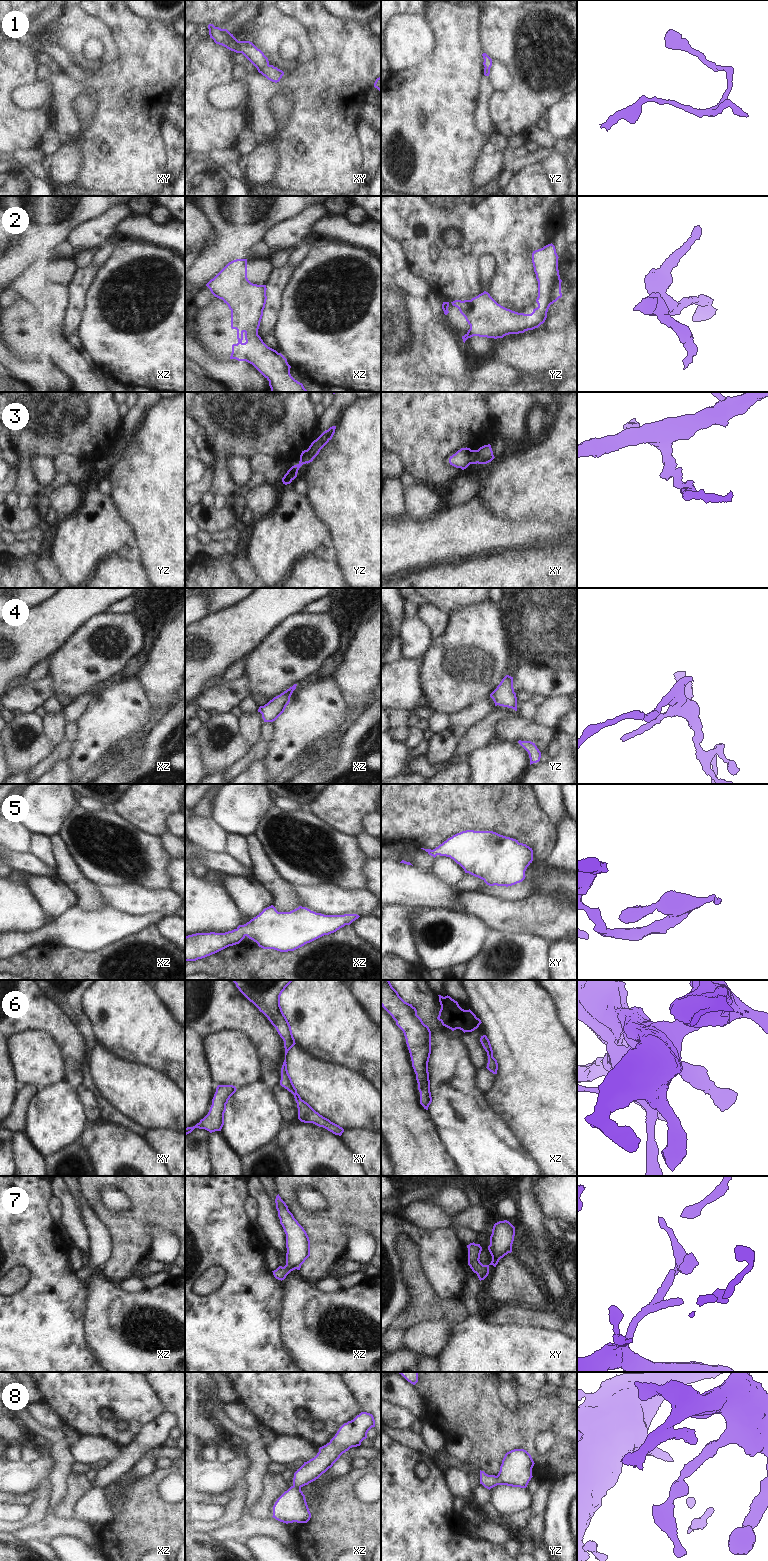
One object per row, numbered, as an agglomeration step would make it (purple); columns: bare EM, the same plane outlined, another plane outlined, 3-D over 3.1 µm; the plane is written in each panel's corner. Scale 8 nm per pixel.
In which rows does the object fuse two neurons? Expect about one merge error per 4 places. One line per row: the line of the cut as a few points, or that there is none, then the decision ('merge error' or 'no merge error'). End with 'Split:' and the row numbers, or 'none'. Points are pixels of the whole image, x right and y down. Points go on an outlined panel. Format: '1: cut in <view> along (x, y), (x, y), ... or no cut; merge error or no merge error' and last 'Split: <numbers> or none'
1: no cut; no merge error
2: no cut; no merge error
3: cut in yz along (305, 450), (306, 462); merge error
4: no cut; no merge error
5: no cut; no merge error
6: no cut; no merge error
7: no cut; no merge error
8: no cut; no merge error
Split: 3

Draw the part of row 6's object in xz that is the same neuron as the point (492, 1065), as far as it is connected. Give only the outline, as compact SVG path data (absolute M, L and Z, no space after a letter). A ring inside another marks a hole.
M483 1035L480 1038L480 1042L483 1048L485 1049L485 1051L487 1052L487 1056L488 1056L488 1063L486 1068L493 1074L497 1074L498 1063L497 1060L493 1057L493 1050L489 1039L487 1038L486 1035Z

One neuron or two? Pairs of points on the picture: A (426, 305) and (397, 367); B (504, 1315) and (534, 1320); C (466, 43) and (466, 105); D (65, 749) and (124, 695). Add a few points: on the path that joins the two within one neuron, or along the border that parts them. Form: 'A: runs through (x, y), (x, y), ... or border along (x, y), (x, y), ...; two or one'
A: runs through (415, 320), (415, 337), (410, 352); one
B: runs through (511, 1315), (527, 1317); one
C: runs through (466, 58), (466, 90); one
D: border along (72, 742), (72, 751), (67, 757); two

